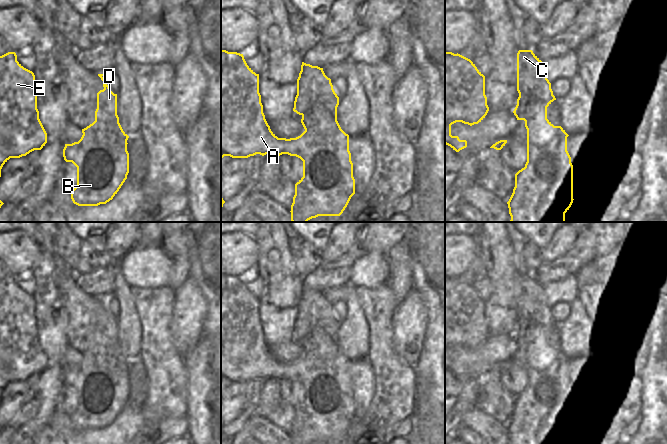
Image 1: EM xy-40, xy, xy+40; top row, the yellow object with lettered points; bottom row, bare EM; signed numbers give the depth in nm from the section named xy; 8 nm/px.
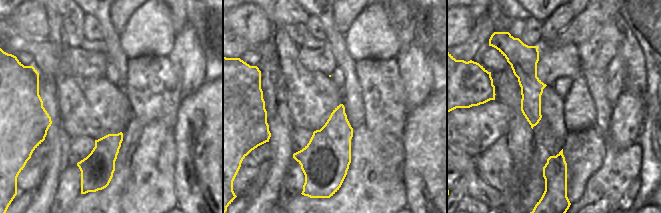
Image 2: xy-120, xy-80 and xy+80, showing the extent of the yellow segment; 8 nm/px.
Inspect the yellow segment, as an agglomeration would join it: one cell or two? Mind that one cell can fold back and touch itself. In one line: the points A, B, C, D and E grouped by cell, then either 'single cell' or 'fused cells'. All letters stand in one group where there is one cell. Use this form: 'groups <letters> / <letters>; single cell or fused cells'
groups A E / B C D; fused cells

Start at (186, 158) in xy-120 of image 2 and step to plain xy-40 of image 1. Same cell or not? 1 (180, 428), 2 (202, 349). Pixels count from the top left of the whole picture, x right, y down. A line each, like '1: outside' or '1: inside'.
1: outside
2: inside

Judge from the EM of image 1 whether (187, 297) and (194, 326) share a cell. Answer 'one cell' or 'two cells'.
one cell

